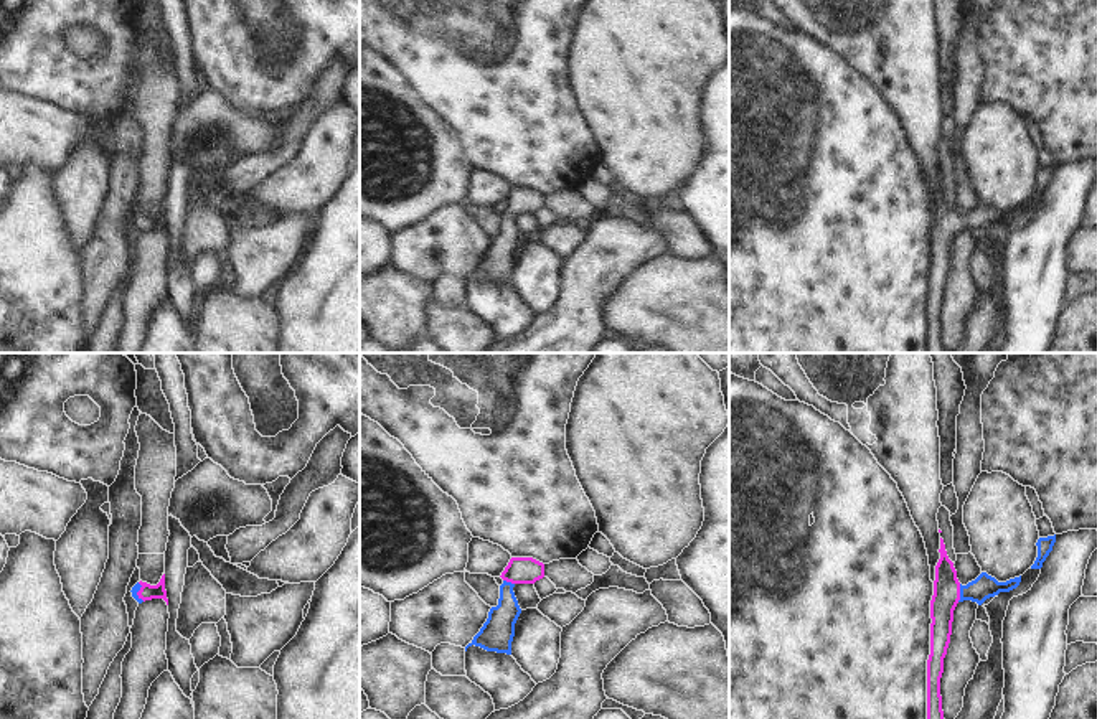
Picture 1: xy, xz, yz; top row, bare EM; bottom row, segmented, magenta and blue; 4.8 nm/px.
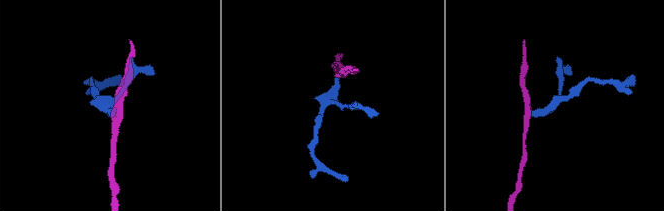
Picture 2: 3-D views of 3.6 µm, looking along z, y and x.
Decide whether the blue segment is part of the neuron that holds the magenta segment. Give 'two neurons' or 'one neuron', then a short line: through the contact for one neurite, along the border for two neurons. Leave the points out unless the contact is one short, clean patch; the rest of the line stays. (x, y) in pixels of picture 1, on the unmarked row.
one neuron | yz (946, 226), (959, 223), (979, 221), (985, 216)

